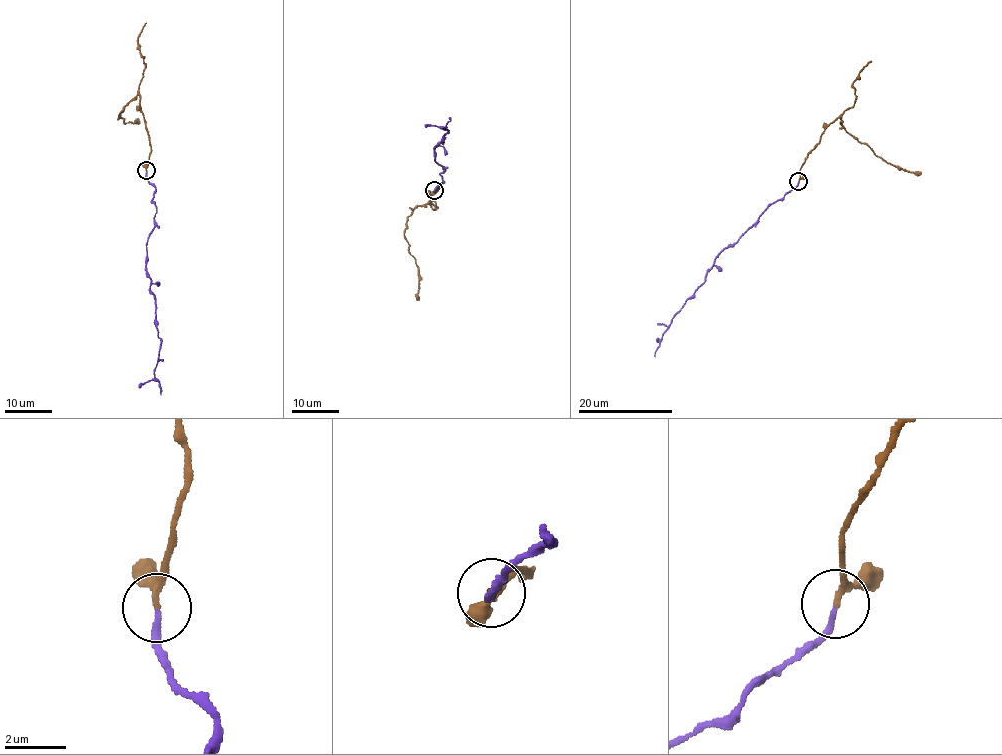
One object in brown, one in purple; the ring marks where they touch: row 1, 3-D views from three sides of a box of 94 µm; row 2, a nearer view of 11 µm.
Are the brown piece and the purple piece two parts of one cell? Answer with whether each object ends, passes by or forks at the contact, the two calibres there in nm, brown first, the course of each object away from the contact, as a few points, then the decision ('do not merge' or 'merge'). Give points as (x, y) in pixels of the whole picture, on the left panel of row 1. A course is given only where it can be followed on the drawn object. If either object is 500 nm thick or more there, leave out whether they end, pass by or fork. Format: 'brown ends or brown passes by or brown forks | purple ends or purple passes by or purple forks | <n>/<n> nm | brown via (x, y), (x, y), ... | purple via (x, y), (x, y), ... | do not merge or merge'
brown passes by | purple ends | 180/180 nm | brown via (146, 170), (150, 138), (138, 95), (118, 118), (125, 123), (135, 120) | purple via (146, 170), (155, 188), (145, 271), (161, 340), (154, 372), (160, 395) | merge

